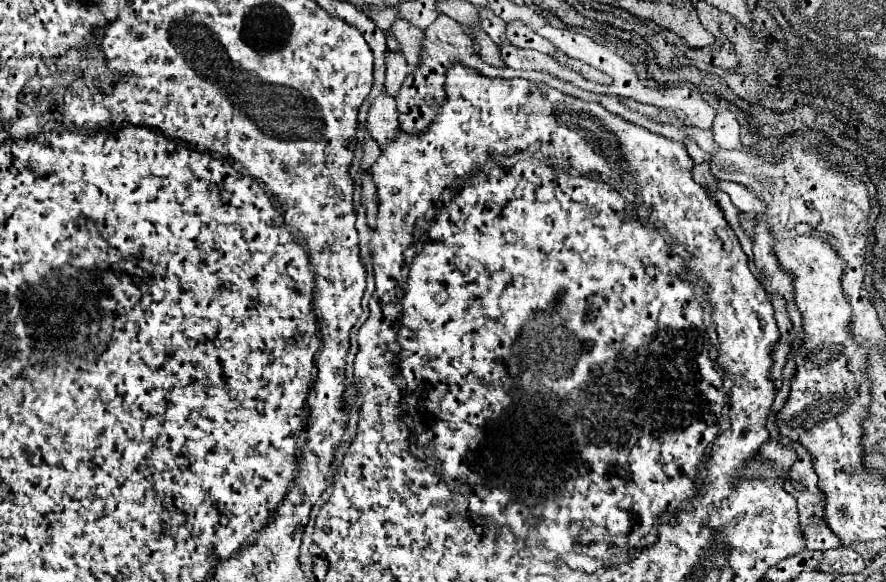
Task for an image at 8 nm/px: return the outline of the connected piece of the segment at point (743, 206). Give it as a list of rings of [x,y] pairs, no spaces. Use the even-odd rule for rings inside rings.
[[[720,181],[720,183],[718,183],[718,189],[724,191],[724,193],[728,193],[730,199],[732,199],[732,203],[734,203],[740,211],[744,211],[744,213],[752,213],[752,215],[758,217],[758,215],[762,215],[762,213],[766,211],[766,205],[764,205],[762,201],[758,201],[746,187],[742,187],[742,185],[738,185],[738,183]]]

